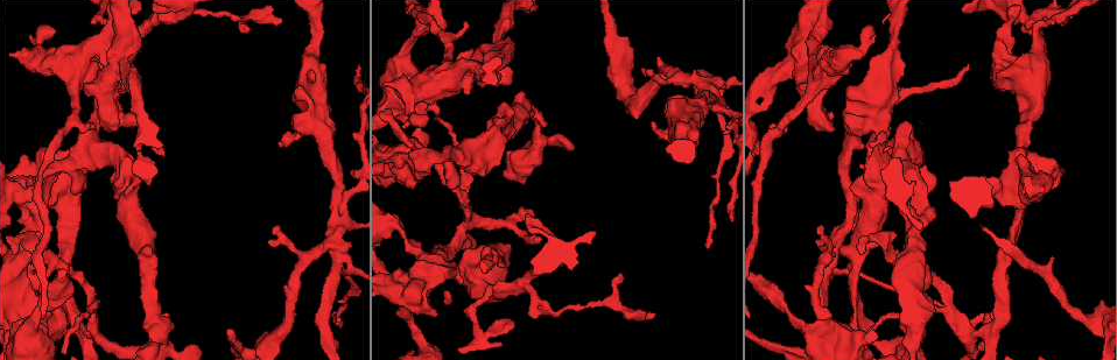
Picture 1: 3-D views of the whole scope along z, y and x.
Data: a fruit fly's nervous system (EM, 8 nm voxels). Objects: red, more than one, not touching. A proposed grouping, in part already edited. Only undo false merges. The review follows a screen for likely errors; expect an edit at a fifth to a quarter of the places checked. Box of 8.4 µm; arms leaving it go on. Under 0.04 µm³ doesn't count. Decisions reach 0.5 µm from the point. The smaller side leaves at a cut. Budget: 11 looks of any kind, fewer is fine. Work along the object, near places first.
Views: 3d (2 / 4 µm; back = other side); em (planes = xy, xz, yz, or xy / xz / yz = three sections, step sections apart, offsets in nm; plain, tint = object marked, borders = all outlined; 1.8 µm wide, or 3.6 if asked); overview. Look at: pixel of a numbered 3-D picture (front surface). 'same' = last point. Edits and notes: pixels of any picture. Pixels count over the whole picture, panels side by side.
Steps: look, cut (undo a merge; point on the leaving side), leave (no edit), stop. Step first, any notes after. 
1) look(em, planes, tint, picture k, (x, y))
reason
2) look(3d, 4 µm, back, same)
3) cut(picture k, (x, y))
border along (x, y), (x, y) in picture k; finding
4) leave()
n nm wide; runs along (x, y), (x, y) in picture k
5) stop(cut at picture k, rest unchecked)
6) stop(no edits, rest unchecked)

look(3d, 4 µm, picture 1, (165, 349))
branch point

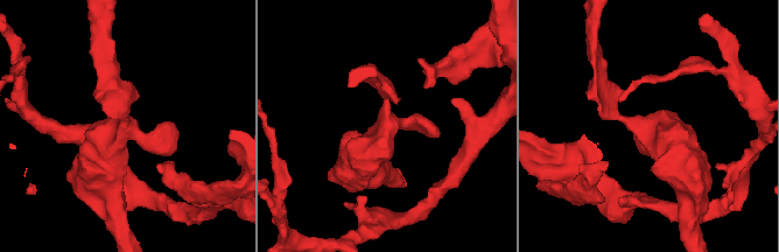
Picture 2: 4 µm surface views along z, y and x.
look(em, xy, step 16, tint, picture 2, (127, 129))
shape alone is not enough

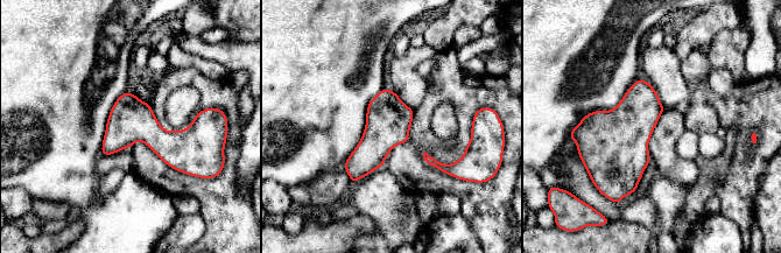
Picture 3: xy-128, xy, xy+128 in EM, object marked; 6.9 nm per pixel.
leave()
3 arms; all the same neuron

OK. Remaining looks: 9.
look(3d, 2 µm, back, picture 1, (452, 154))
arms part here

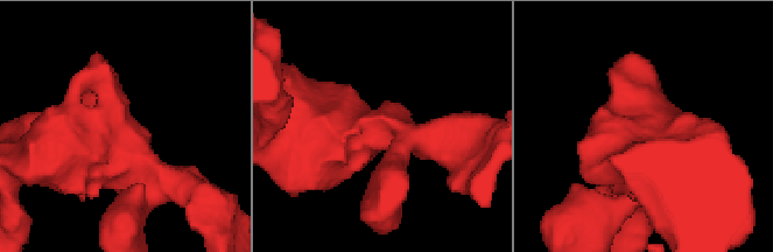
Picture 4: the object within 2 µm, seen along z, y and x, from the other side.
look(em, 3.6 µm, planes, tint, picture 4, (387, 126))
need the tissue

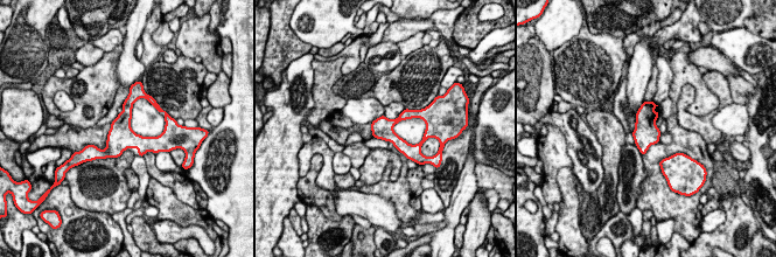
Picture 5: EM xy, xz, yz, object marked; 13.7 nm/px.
leave()
all the same neuron

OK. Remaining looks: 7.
look(em, xy, step 16, tint, picture 1, (834, 241))
two arms at a narrow angle

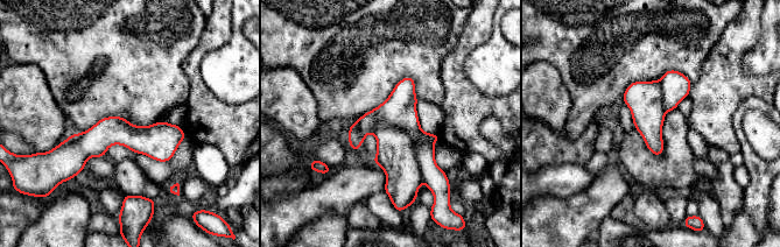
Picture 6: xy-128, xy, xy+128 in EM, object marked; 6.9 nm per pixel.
cut(picture 6, (395, 155))
border along (378, 122), (408, 135), (423, 181) in picture 6; a second neuron is stuck on

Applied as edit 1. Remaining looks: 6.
look(em, 3.6 µm, xy, step 16, tint, picture 1, (422, 284))

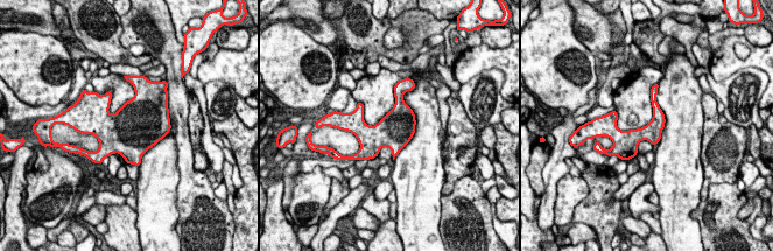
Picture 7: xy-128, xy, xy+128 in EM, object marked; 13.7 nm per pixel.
look(em, 3.6 µm, planes, borders, same)
another direction

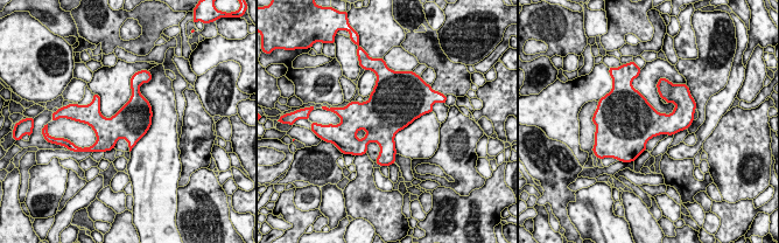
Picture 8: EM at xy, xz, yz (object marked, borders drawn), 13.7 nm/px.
leave()
one neuron here

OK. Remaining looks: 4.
stop(cut at picture 6, rest unchecked)

